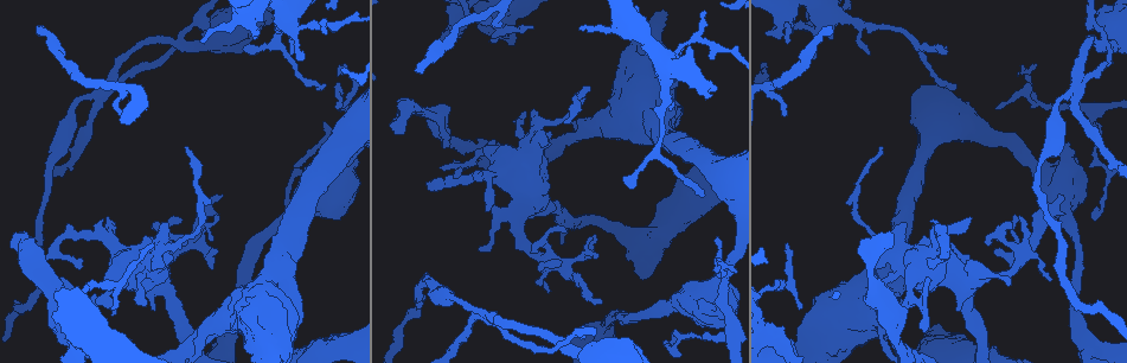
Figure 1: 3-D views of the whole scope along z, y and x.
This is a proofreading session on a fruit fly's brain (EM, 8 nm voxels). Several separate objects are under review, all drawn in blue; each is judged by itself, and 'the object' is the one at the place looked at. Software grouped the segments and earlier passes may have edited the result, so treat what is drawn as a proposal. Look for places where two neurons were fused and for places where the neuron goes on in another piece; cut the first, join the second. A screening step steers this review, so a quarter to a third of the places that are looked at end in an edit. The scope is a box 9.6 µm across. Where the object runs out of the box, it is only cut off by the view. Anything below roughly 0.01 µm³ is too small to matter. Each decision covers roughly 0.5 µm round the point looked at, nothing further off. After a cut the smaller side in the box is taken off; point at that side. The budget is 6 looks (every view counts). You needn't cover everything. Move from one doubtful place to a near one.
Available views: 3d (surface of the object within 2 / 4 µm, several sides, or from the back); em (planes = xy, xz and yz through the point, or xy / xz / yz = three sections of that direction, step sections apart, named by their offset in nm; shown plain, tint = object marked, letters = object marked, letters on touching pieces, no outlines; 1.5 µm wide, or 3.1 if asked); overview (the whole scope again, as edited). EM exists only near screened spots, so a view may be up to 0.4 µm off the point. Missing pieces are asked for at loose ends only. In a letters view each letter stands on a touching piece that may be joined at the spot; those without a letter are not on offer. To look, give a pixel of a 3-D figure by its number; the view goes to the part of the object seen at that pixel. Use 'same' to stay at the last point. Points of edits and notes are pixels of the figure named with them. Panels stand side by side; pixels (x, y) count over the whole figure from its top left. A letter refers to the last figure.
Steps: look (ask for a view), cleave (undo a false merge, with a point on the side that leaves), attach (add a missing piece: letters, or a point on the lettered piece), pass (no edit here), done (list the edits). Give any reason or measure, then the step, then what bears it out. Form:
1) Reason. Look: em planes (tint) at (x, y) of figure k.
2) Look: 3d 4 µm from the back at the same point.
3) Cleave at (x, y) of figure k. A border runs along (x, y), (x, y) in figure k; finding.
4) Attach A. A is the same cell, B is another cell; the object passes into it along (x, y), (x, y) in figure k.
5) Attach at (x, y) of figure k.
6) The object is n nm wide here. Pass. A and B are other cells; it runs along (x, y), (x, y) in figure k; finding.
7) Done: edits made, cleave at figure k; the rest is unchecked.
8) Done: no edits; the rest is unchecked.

Three-way junction. Look: em planes (letters) at (1044, 103) of figure 1.

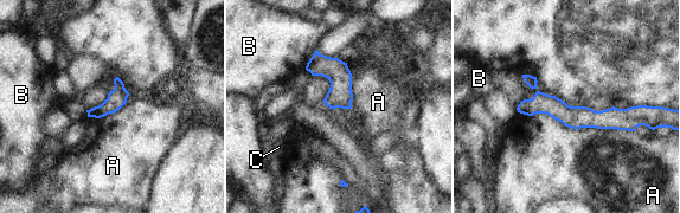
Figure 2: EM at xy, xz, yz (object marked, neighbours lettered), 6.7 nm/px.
Pass. A, B and C are other cells; one neuron here.

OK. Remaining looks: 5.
Thin arm on a thick one. Look: em planes (letters) at (561, 344) of figure 1.

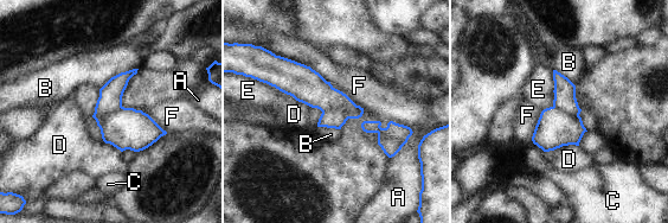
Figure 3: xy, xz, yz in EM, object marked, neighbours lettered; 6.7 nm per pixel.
The object is 220 nm wide here. Cleave at (335, 118) of figure 3. A, B, C, D, E and F are other cells; a border runs along (322, 113), (342, 107), (347, 119) in figure 3; two neurons meet here.

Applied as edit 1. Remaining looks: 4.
Abrupt turn. Look: em planes (letters) at (1000, 236) of figure 1.

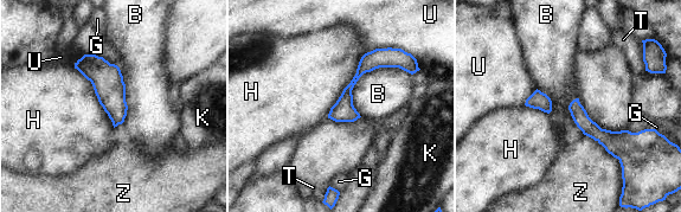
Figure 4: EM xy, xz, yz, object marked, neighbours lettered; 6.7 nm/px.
The object is 110 nm wide here; the longest contact is with H, 500 nm. Pass. B, G, H, K, T, U and Z are other cells; all the same neuron.

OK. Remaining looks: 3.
Done: edits made, cleave at figure 3; the rest is unchecked.

